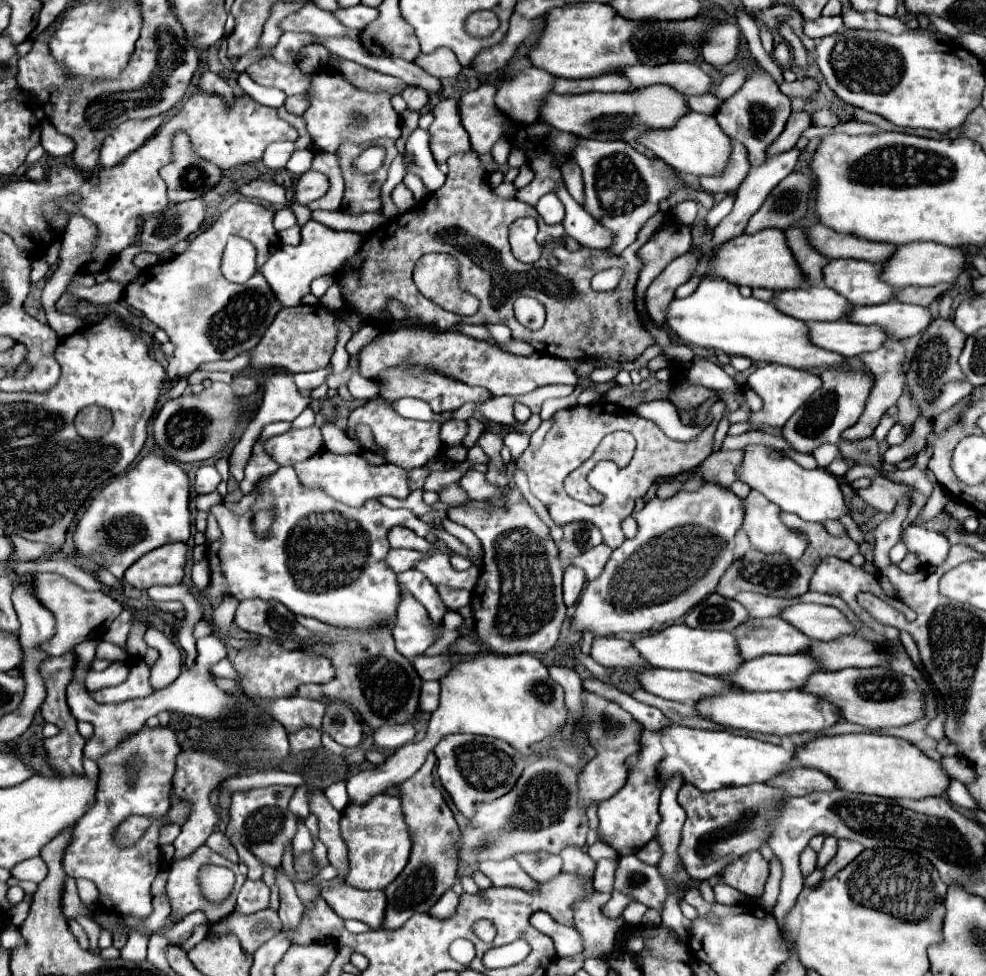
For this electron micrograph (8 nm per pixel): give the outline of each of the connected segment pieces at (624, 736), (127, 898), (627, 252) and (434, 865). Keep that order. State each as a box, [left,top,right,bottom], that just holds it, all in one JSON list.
[[580,691,644,807],[62,725,180,917],[340,151,666,359],[382,753,460,929]]

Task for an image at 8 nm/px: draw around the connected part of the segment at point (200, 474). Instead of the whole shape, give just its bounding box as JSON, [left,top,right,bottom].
[194,465,220,493]

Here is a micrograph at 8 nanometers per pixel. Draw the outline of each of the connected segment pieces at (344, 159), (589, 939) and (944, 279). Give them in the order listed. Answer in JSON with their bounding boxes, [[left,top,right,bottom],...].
[[338,139,398,213],[574,893,624,957],[882,243,966,287]]

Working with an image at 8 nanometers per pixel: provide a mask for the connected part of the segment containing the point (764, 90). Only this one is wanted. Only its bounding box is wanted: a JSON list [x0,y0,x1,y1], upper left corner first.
[716,61,790,165]

